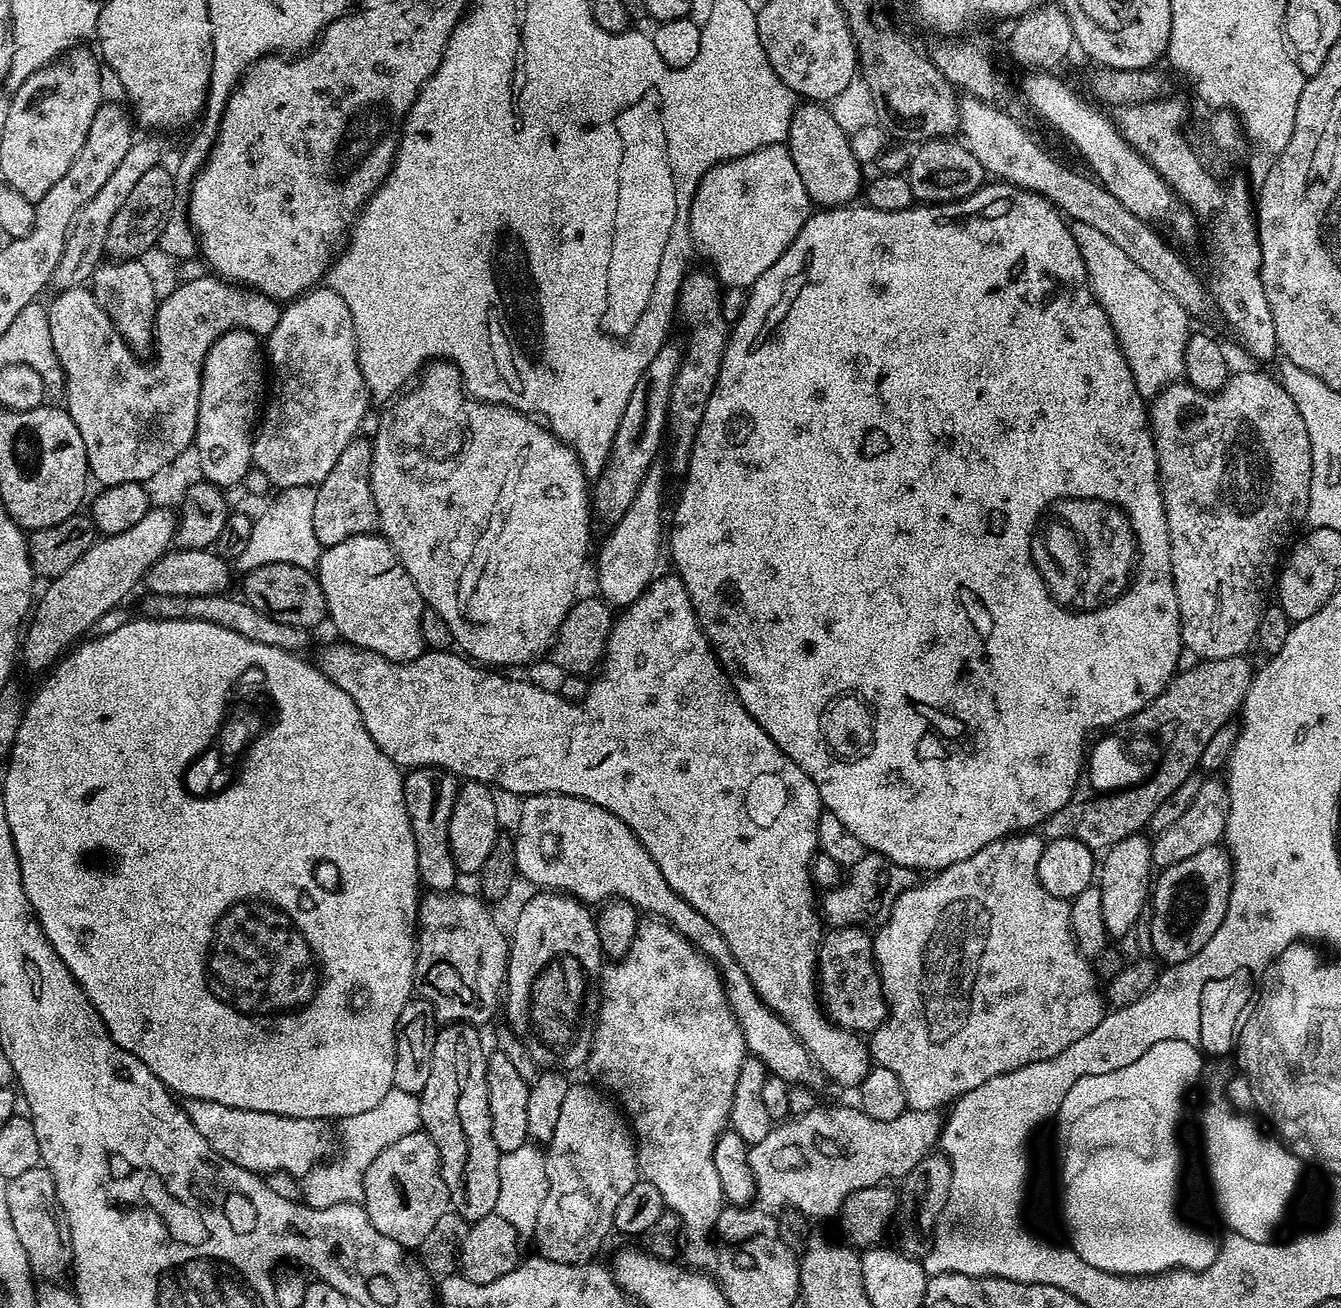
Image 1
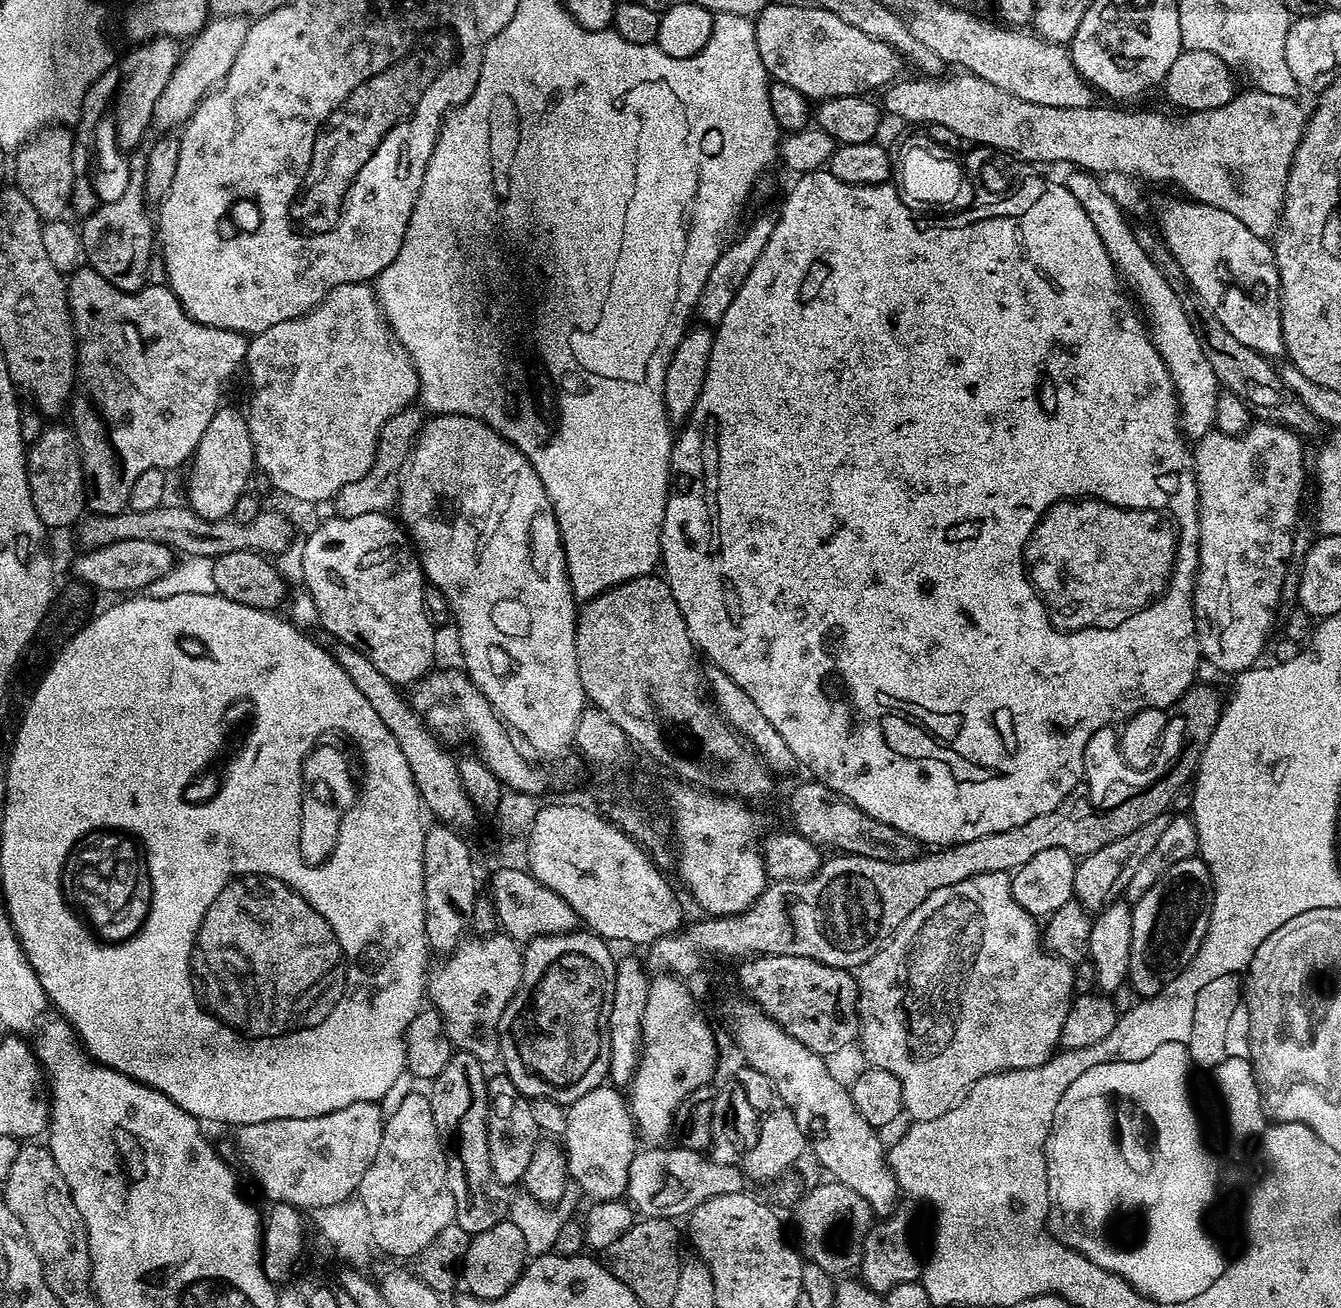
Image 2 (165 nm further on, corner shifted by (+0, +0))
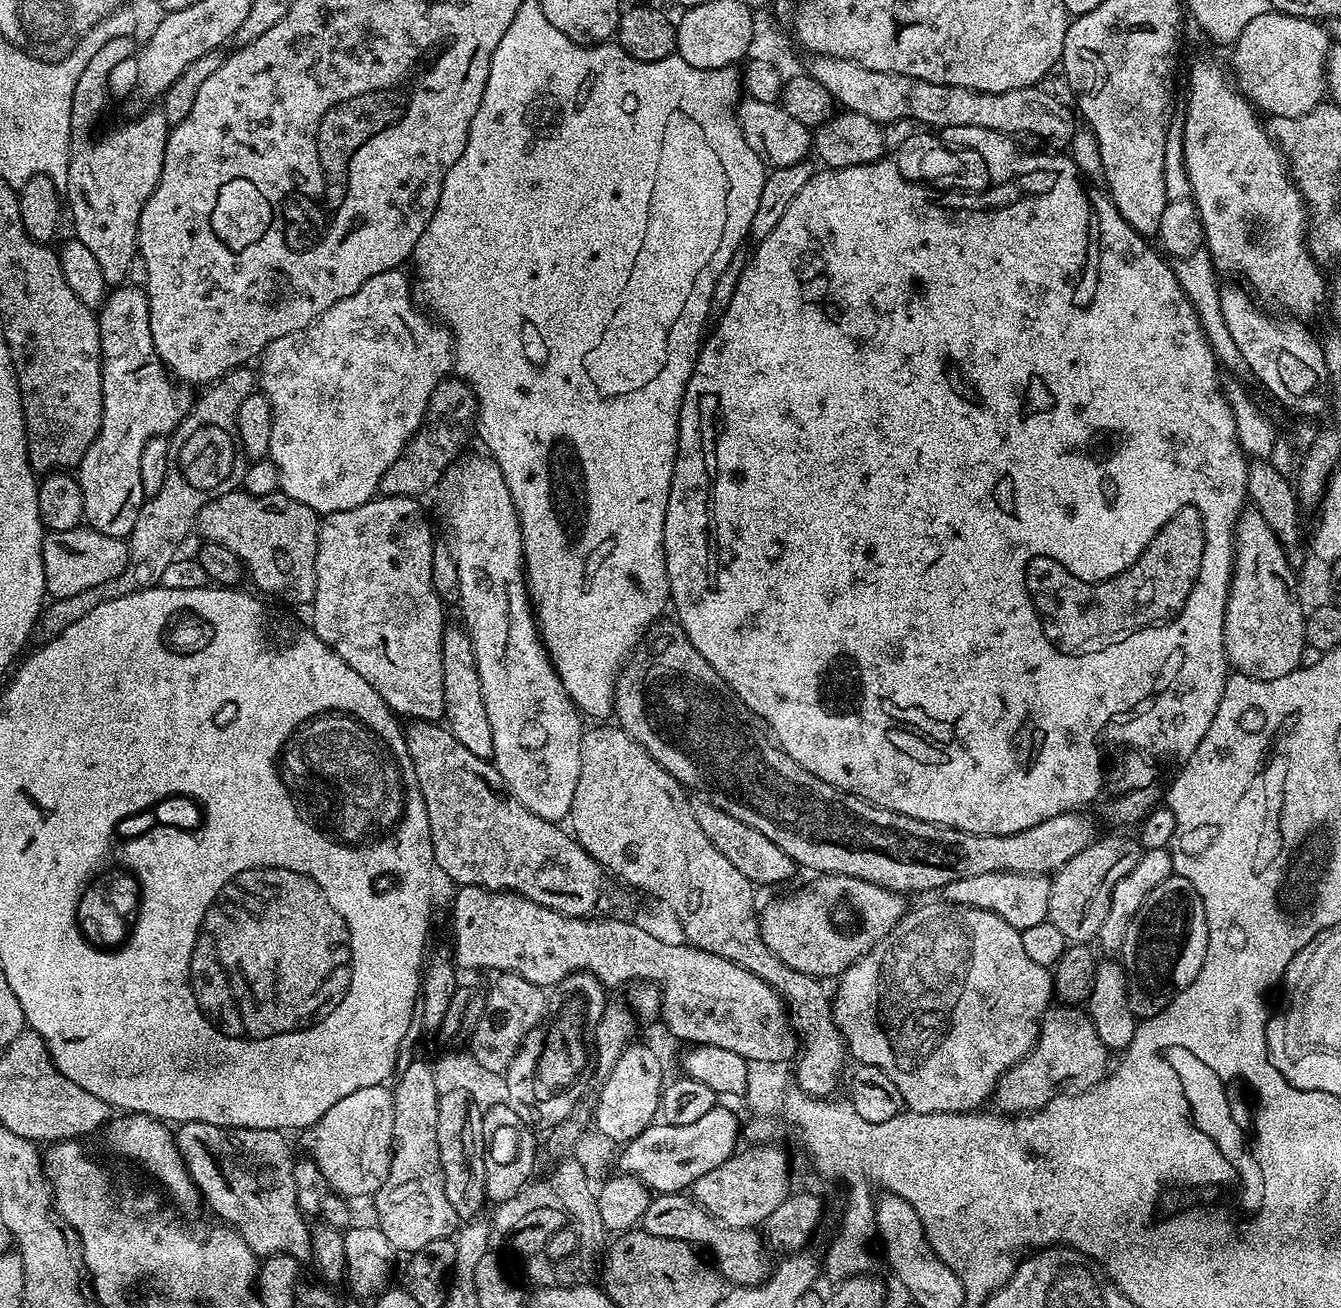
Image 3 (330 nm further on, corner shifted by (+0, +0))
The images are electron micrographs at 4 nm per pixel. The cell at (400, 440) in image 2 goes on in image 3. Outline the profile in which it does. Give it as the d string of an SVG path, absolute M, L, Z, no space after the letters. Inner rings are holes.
M459 378L441 380L434 394L430 394L420 431L412 435L412 441L402 450L394 466L390 466L386 474L382 474L379 495L420 498L423 497L423 492L428 492L431 488L433 491L449 465L467 449L464 447L471 436L473 439L477 424L476 396L472 393L471 386Z

